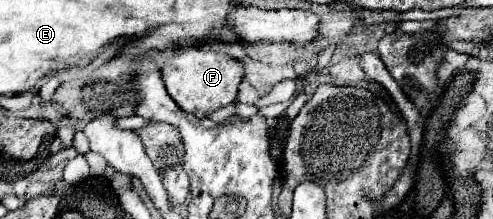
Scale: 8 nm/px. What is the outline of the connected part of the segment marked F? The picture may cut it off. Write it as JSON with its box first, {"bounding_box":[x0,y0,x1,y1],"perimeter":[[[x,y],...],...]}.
{"bounding_box":[162,44,244,118],"perimeter":[[[204,44],[200,48],[192,46],[192,48],[172,50],[168,58],[168,66],[164,66],[162,70],[162,78],[168,94],[174,98],[174,102],[180,108],[184,108],[184,112],[204,118],[210,116],[214,110],[236,102],[238,86],[244,78],[244,66],[238,60],[228,58],[218,48]]]}

